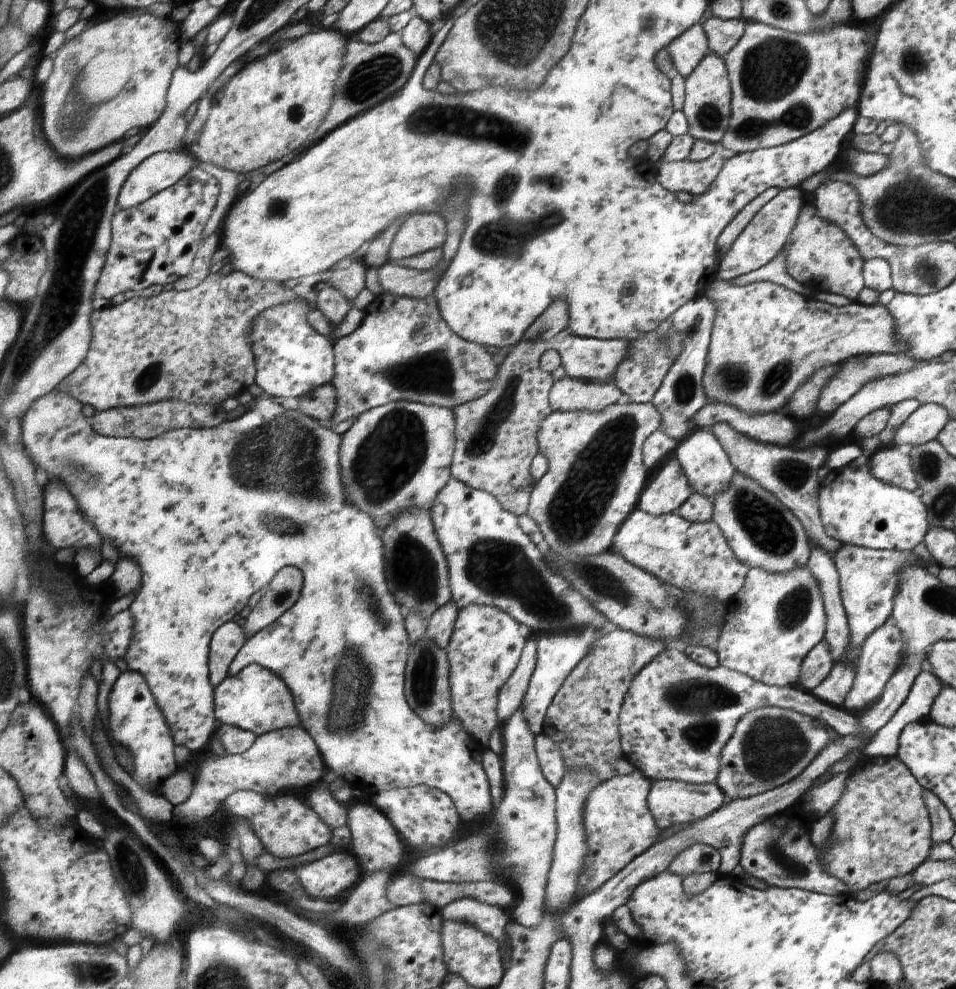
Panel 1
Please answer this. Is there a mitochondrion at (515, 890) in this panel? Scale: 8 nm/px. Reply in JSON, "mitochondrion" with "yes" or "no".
{"mitochondrion":"no"}

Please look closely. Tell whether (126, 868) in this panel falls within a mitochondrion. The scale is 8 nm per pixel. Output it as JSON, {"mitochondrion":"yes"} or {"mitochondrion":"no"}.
{"mitochondrion":"yes"}

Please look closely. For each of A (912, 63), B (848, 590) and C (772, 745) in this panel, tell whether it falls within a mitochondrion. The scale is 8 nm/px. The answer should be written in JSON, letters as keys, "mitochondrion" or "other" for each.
{"A":"mitochondrion","B":"other","C":"mitochondrion"}

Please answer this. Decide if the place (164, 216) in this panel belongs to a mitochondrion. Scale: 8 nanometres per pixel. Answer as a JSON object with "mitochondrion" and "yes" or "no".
{"mitochondrion":"no"}

